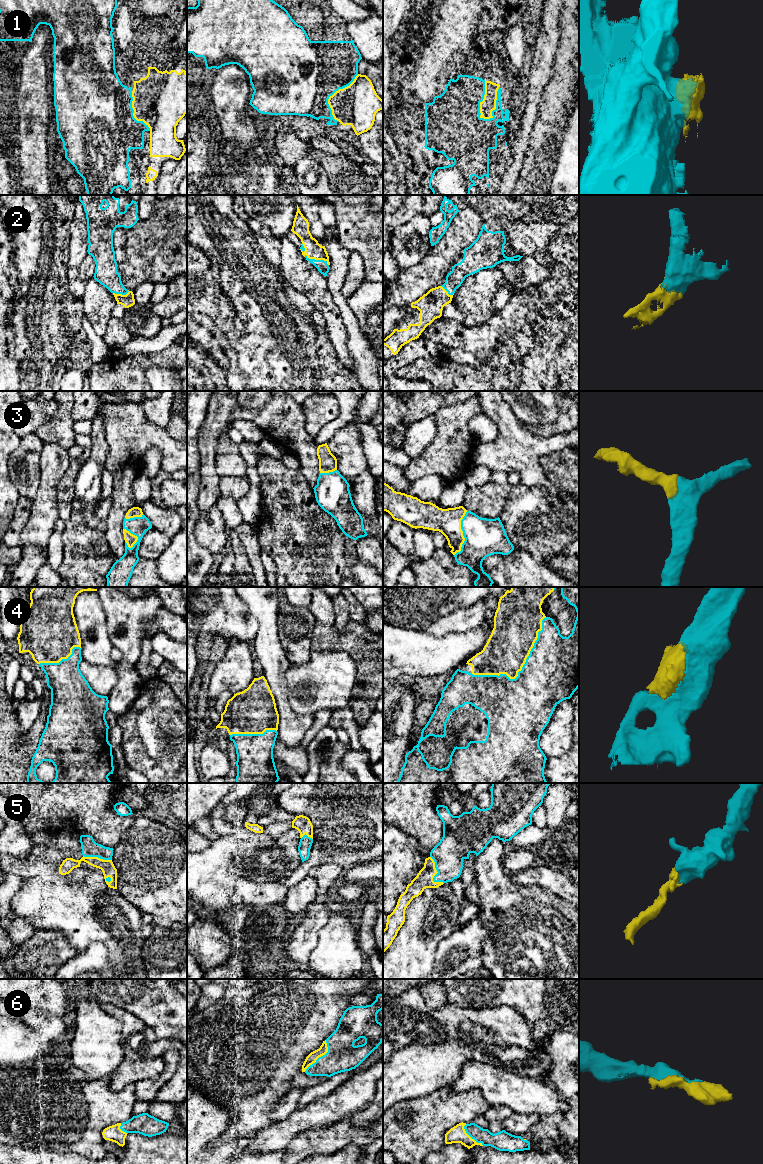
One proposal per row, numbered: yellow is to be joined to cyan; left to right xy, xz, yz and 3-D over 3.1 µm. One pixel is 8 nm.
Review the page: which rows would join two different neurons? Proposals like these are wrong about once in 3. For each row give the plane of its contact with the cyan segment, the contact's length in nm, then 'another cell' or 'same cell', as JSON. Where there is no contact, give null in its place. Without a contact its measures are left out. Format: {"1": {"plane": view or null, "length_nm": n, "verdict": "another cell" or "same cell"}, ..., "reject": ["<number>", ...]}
{"1": {"plane": "yz", "length_nm": 320, "verdict": "another cell"}, "2": {"plane": "xz", "length_nm": 220, "verdict": "same cell"}, "3": {"plane": "yz", "length_nm": 380, "verdict": "same cell"}, "4": {"plane": "yz", "length_nm": 750, "verdict": "same cell"}, "5": {"plane": "yz", "length_nm": 240, "verdict": "same cell"}, "6": {"plane": "xz", "length_nm": 320, "verdict": "same cell"}, "reject": ["1"]}

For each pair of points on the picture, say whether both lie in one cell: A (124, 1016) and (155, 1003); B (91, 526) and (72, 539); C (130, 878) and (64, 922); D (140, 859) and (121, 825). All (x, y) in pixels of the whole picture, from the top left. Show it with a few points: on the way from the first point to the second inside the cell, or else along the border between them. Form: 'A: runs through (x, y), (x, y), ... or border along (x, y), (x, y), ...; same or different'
A: border along (110, 1003), (131, 1012), (149, 1028); different
B: runs through (86, 530), (77, 538); same
C: border along (116, 889), (134, 905); different
D: border along (135, 814), (134, 821), (125, 830), (113, 848); different

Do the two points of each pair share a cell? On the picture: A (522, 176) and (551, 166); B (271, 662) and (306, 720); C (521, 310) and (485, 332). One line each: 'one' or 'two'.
A: two
B: one
C: one

